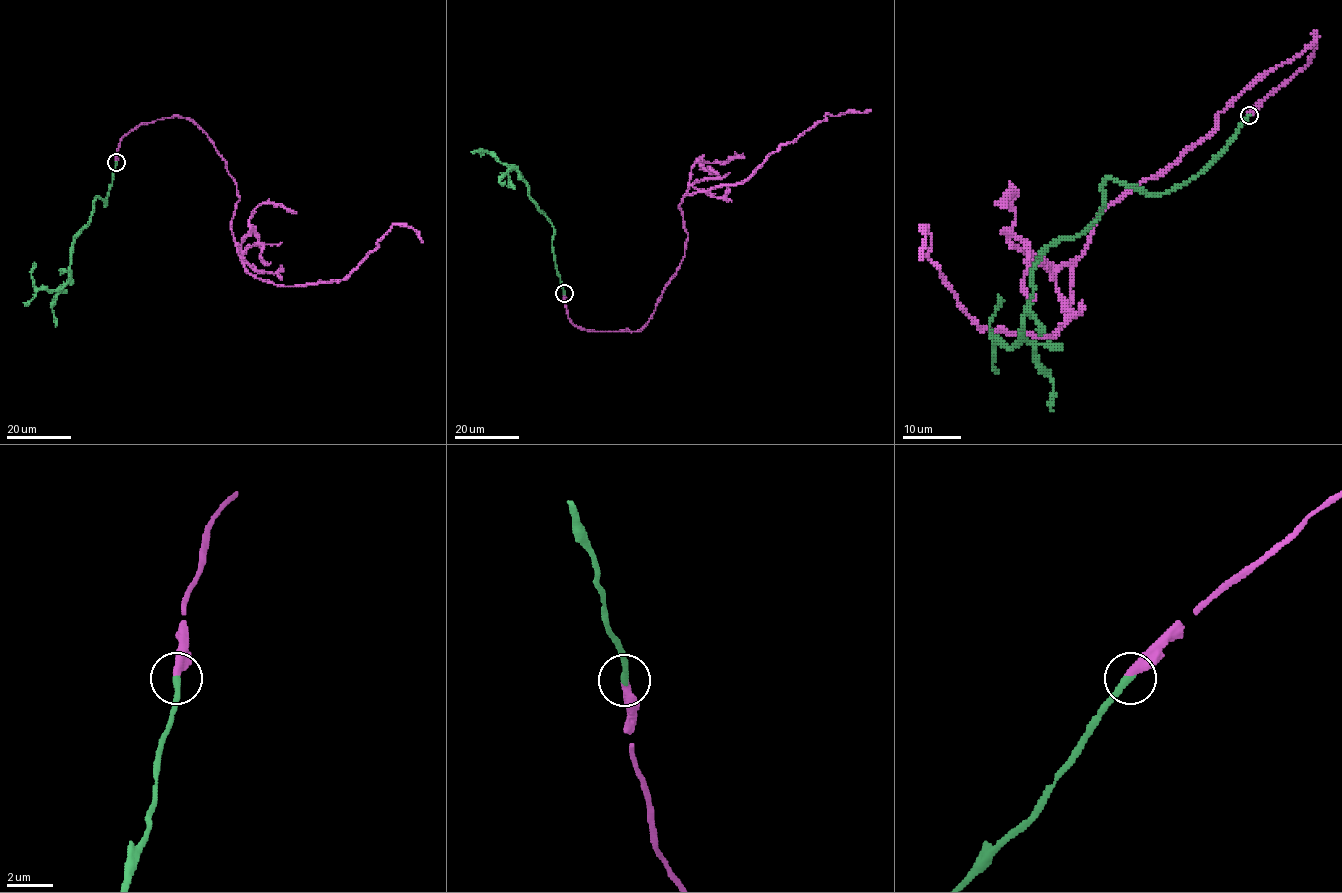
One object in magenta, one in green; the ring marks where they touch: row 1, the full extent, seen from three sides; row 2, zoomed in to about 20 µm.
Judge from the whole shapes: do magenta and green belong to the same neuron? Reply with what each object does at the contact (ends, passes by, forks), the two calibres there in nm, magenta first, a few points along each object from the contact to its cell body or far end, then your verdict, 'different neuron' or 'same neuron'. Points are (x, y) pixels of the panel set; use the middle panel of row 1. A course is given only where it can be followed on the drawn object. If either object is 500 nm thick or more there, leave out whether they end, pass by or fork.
magenta ends; green ends; calibres 400 and 300 nm; course magenta (563, 294), (575, 325), (637, 331), (684, 256), (684, 196), (742, 183), (827, 114), (870, 109); course green (563, 294), (552, 244), (553, 227), (529, 196), (529, 186), (516, 167), (479, 149), (482, 153); same neuron

